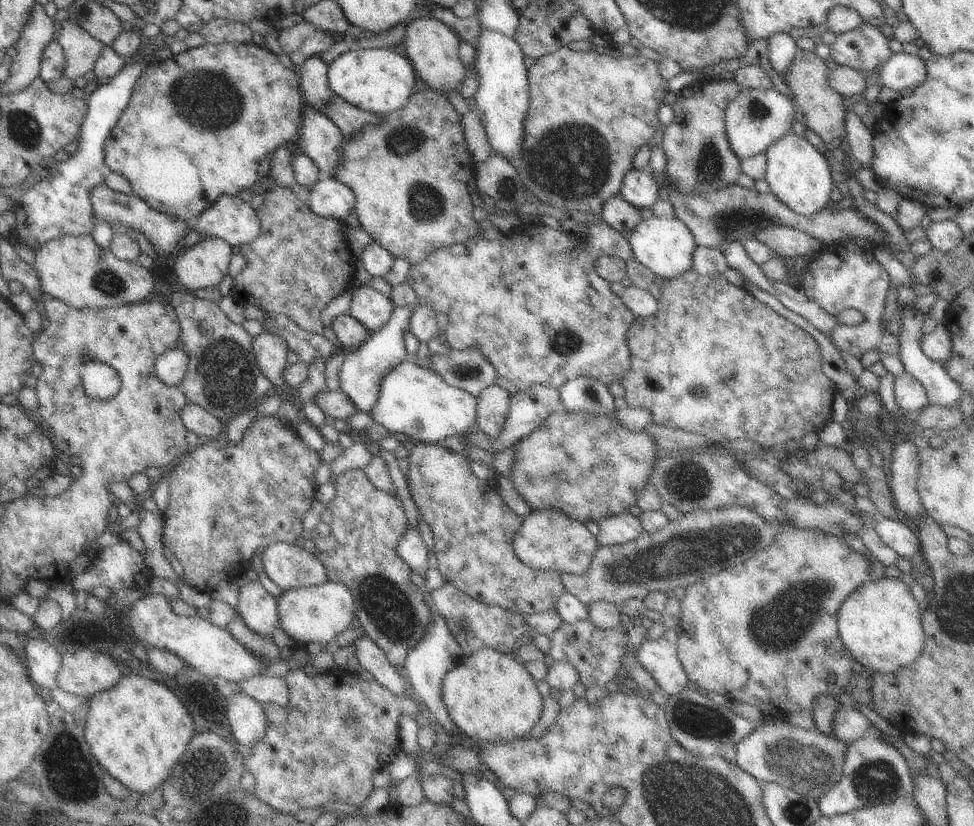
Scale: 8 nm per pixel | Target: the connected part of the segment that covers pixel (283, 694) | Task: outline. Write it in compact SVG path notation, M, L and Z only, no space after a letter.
M254 675L238 684L242 691L263 705L278 704L286 708L290 700L290 688L288 688L284 677L270 678L270 676Z

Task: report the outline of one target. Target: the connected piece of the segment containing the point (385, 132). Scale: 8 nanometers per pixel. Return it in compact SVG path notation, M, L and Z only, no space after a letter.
M422 90L412 93L406 106L386 115L380 124L366 124L352 140L342 142L342 160L331 176L349 186L355 194L354 212L361 228L394 256L406 258L413 267L430 254L466 242L480 232L473 219L475 207L470 195L474 187L472 154L462 132L461 113L456 112L444 94Z

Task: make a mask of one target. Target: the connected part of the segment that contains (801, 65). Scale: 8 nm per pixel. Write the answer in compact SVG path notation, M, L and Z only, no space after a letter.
M797 48L792 66L781 76L794 97L796 111L802 114L805 126L818 134L825 143L834 144L846 137L845 108L844 102L842 102L845 96L836 94L830 88L830 84L828 84L829 71L826 62L815 52Z

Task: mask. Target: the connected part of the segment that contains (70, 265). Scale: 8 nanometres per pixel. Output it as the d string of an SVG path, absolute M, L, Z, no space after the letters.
M91 234L62 236L46 242L35 251L36 272L45 295L58 298L72 308L104 310L144 302L156 296L156 283L150 270L136 262L124 262L109 248L98 245Z

